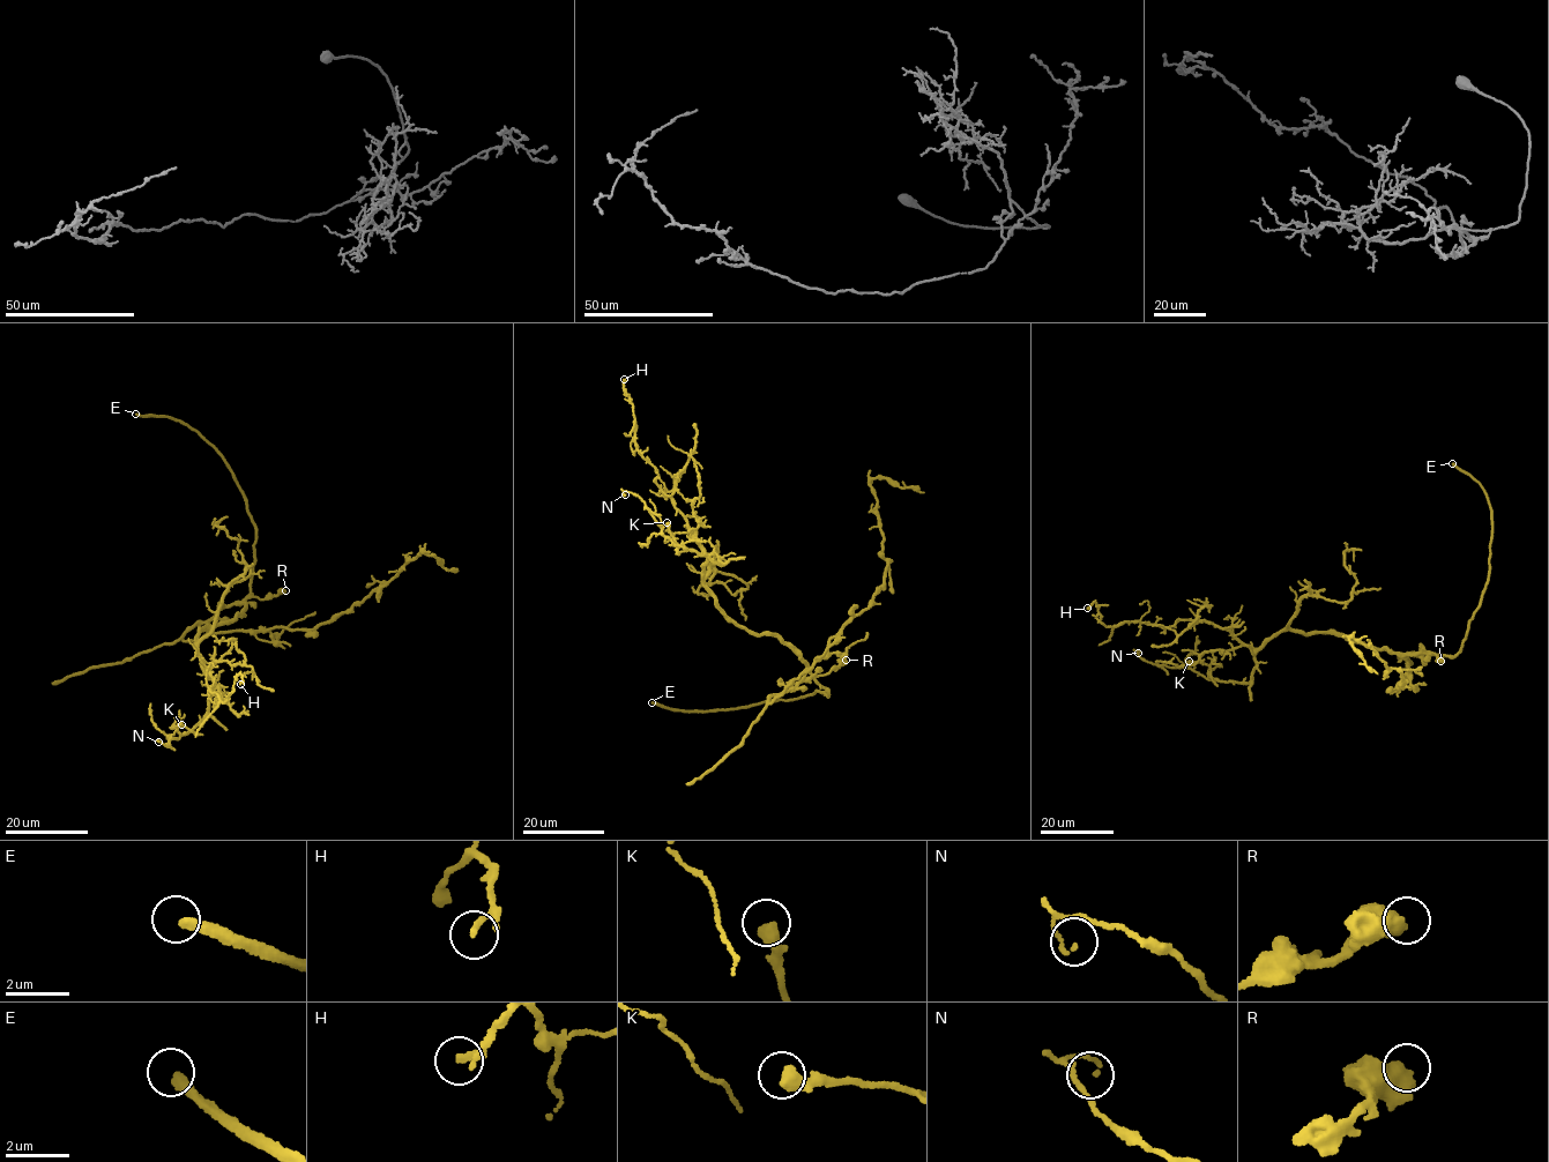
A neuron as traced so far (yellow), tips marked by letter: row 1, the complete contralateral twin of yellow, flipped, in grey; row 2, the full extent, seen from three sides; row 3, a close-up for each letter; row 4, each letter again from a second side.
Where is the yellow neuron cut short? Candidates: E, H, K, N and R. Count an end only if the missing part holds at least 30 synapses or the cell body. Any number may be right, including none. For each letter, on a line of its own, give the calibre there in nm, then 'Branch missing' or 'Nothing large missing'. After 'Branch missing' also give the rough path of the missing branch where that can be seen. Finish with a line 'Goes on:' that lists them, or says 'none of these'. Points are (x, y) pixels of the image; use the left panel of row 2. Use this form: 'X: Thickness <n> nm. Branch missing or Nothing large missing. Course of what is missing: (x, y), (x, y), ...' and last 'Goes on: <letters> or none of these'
E: Thickness 320 nm. Branch missing. Course of what is missing: (135, 414), (121, 416), (106, 427), (95, 426)
H: Thickness 180 nm. Nothing large missing
K: Thickness 440 nm. Branch missing. Course of what is missing: (181, 724), (185, 728), (193, 724), (200, 735), (194, 747), (177, 749), (178, 760), (184, 766)
N: Thickness 100 nm. Nothing large missing
R: Thickness 500 nm. Nothing large missing
Goes on: E, K

